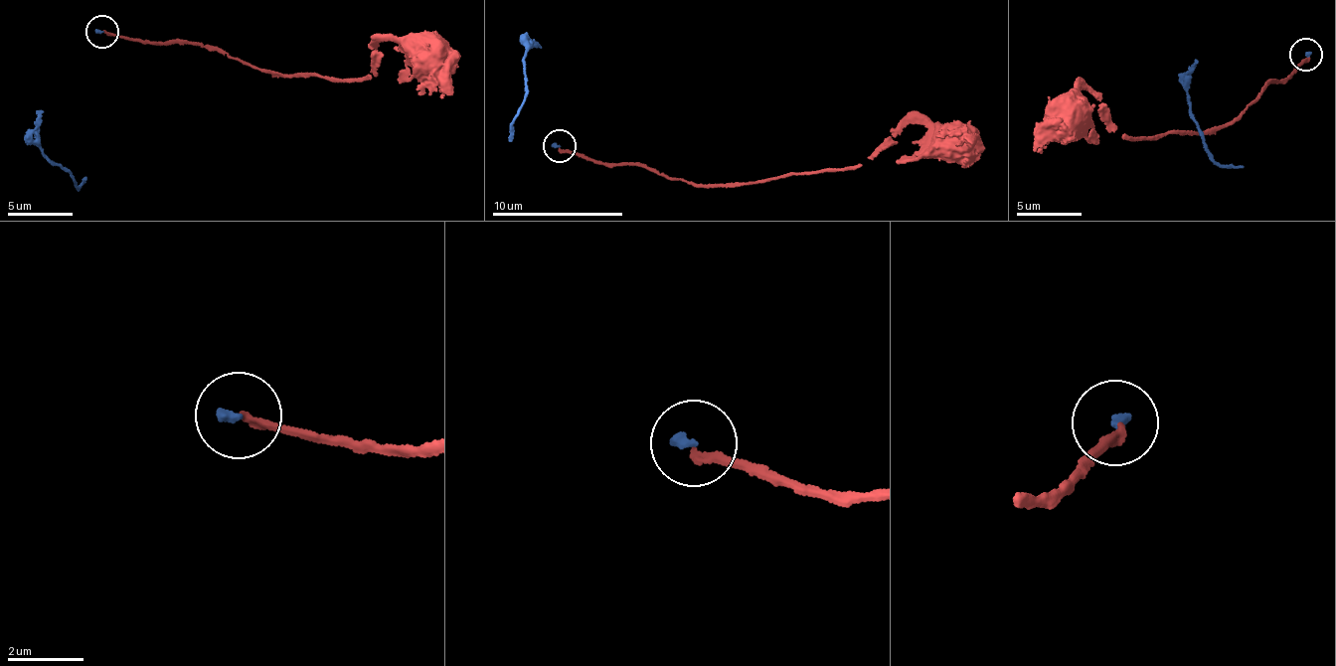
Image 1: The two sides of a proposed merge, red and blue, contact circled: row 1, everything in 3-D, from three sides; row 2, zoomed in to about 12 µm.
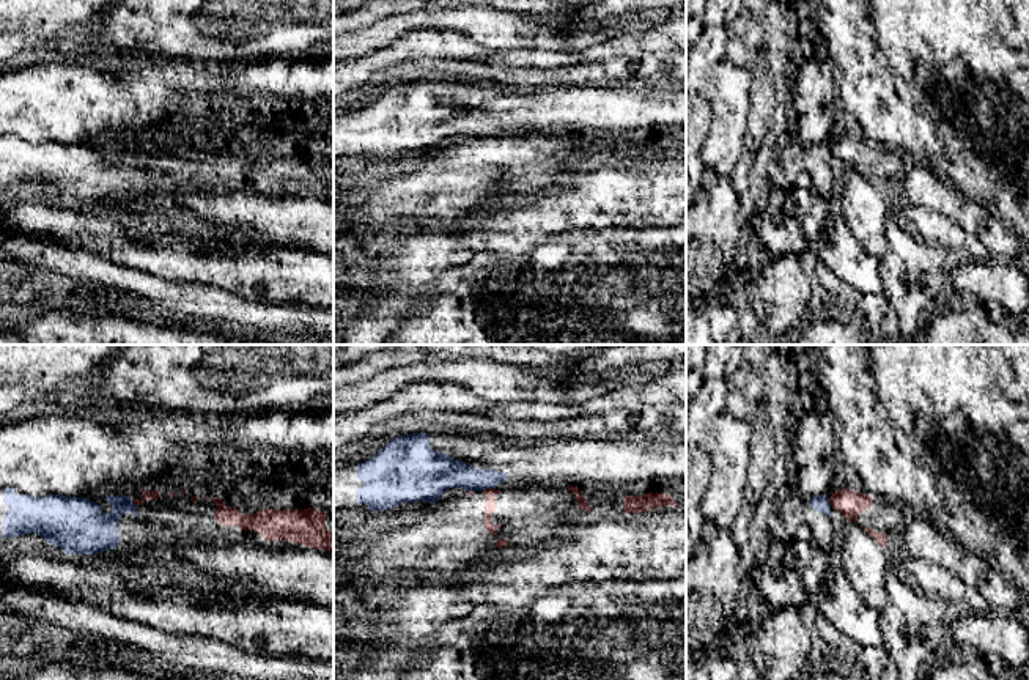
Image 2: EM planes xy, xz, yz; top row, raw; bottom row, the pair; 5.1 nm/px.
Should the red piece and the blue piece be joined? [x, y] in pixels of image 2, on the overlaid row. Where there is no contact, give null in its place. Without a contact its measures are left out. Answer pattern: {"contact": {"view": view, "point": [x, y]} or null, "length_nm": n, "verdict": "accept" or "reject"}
{"contact": {"view": "xz", "point": [488, 488]}, "length_nm": 70, "verdict": "reject"}

